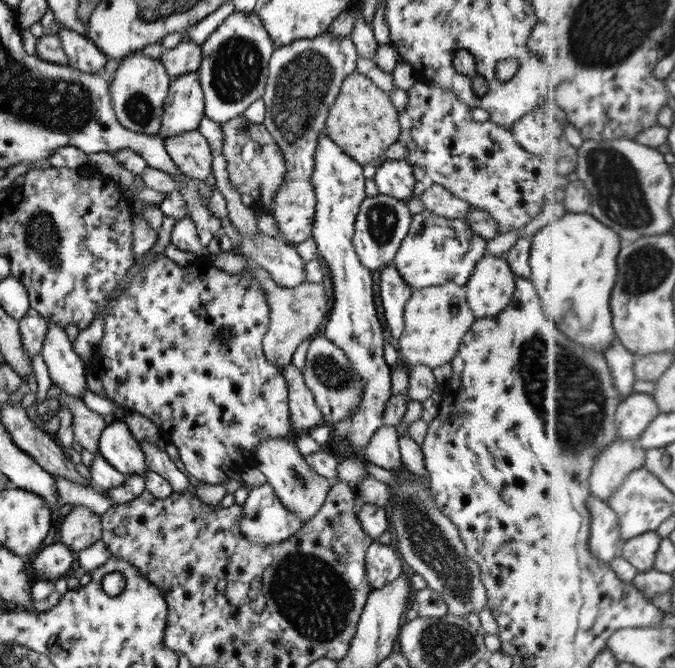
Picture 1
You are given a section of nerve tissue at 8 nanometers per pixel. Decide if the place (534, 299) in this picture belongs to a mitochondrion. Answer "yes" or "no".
no

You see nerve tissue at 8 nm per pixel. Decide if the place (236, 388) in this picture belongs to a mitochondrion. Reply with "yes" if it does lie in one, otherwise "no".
no

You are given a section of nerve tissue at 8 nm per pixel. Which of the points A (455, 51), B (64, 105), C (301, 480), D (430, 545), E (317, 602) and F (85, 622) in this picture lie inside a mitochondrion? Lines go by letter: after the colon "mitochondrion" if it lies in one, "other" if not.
A: other
B: mitochondrion
C: mitochondrion
D: mitochondrion
E: mitochondrion
F: other

